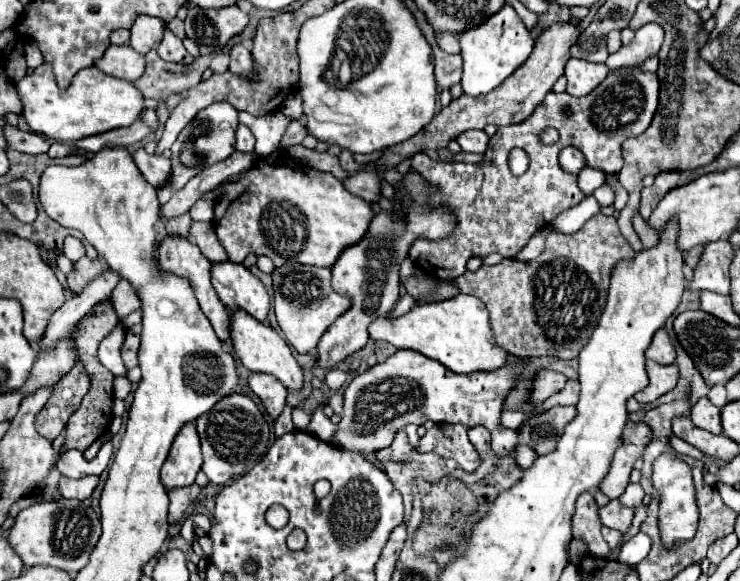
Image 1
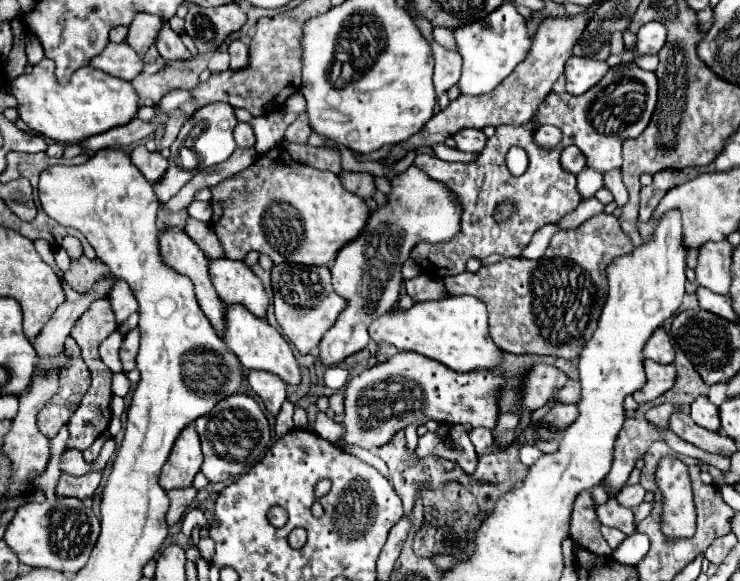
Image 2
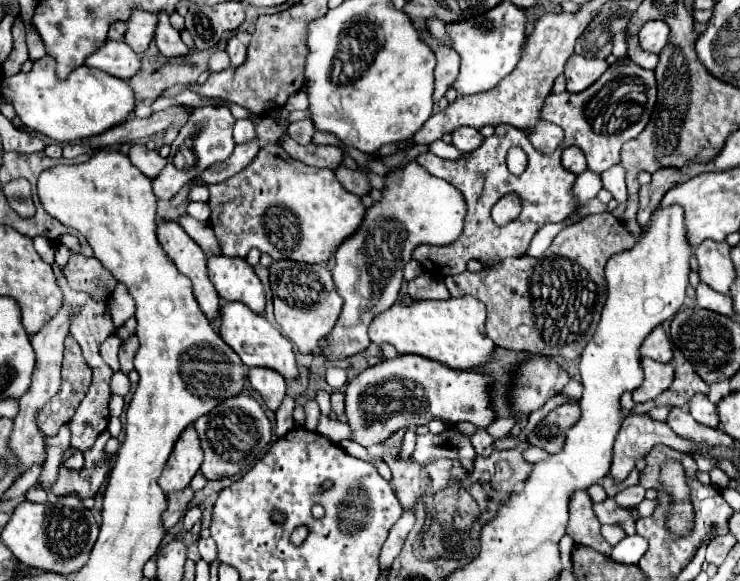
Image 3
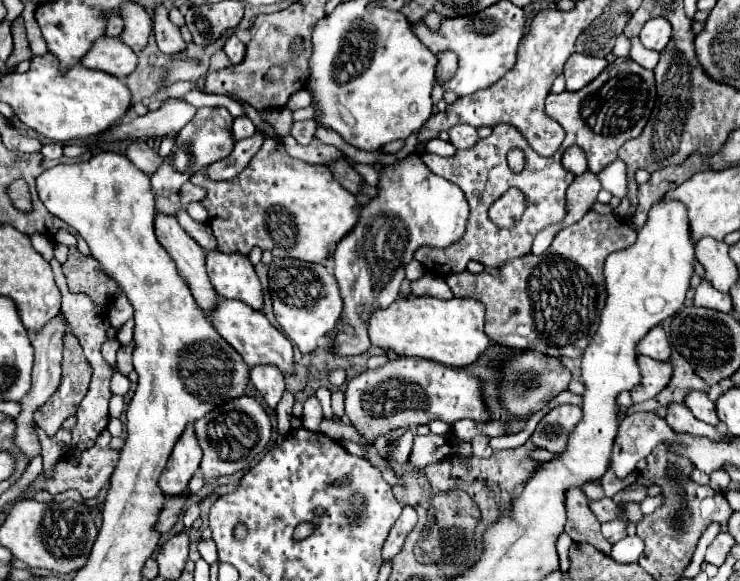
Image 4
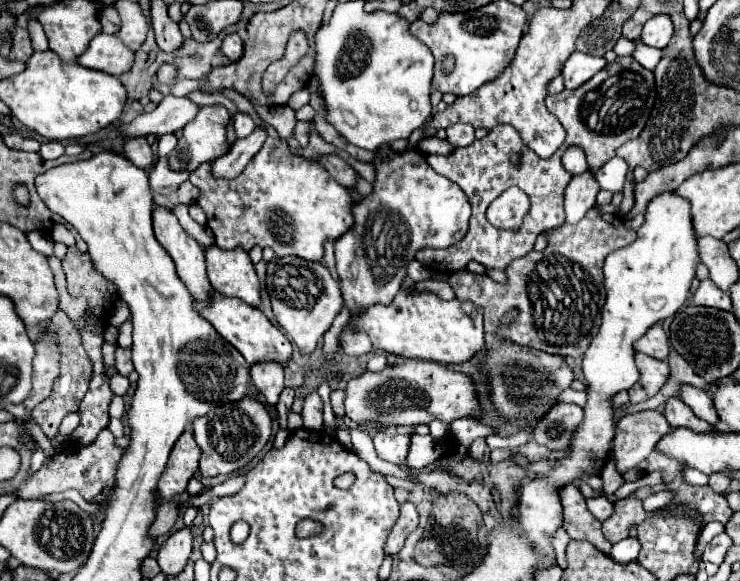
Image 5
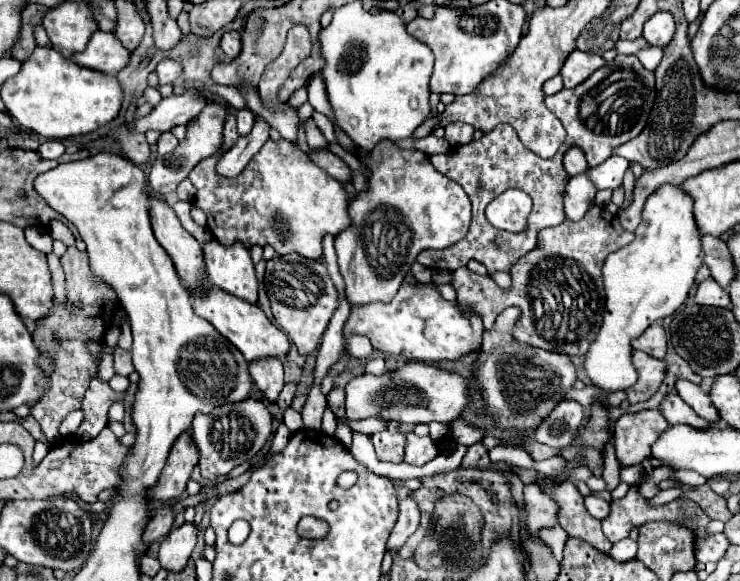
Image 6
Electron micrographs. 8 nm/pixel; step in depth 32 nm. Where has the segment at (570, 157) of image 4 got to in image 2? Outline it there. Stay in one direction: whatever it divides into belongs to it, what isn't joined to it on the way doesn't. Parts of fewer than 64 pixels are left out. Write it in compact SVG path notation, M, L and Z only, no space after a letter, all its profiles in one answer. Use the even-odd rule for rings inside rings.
M568 146L562 150L560 164L564 170L568 170L572 174L580 174L586 168L586 160L584 160L580 148L576 148L576 146Z

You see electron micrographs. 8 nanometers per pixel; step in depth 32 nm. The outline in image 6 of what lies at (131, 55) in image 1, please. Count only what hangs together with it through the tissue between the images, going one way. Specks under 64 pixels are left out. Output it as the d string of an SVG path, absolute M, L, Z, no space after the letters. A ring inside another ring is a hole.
M96 30L82 52L74 52L72 60L84 68L92 68L104 74L116 74L128 64L128 50L116 40L112 32Z

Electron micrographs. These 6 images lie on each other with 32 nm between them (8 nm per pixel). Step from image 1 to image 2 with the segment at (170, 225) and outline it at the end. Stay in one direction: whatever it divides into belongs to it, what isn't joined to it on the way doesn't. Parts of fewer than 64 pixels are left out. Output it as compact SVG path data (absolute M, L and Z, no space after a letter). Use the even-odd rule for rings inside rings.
M159 203L157 219L162 220L163 224L166 227L178 227L180 230L184 230L186 225L186 220L188 218L188 213L186 210L177 212L177 213L167 213L165 203Z

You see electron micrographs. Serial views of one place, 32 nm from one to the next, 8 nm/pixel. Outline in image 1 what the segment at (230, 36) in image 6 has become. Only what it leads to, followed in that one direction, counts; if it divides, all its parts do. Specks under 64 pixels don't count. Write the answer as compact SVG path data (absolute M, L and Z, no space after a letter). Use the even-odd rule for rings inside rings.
M234 44L230 50L230 70L234 74L250 74L252 72L252 58L250 48L246 44Z

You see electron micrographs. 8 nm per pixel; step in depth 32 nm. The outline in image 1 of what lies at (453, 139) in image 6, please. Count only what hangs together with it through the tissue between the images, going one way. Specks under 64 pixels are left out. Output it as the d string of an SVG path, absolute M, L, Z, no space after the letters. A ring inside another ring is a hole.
M466 130L456 138L456 142L464 152L476 152L476 154L482 154L484 148L488 148L488 140L490 138L486 136L484 130Z

